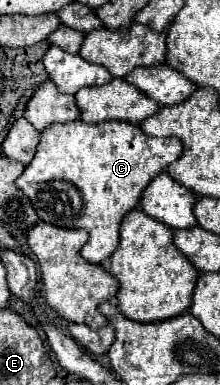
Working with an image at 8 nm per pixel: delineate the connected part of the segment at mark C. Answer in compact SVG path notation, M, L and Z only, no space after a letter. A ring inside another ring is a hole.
M74 120L52 124L40 134L36 156L16 184L32 200L42 222L88 230L90 240L80 254L92 264L102 264L120 244L124 214L140 204L146 186L180 156L182 142L178 138L146 136L138 124L118 120L86 124Z

